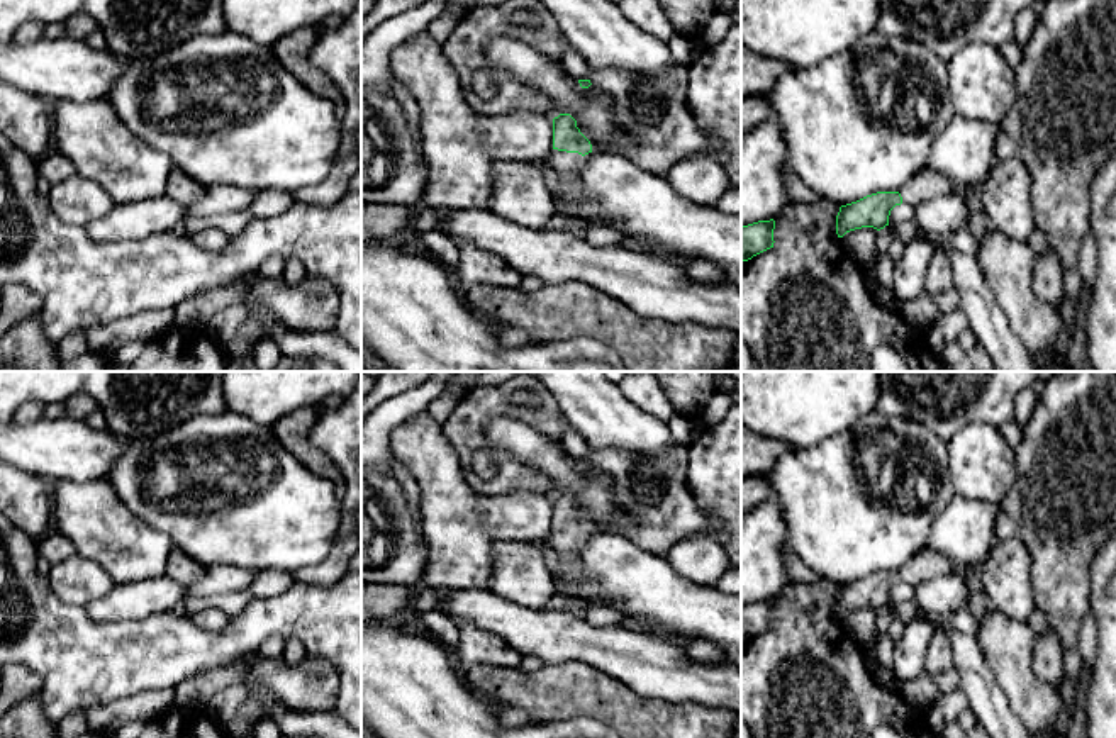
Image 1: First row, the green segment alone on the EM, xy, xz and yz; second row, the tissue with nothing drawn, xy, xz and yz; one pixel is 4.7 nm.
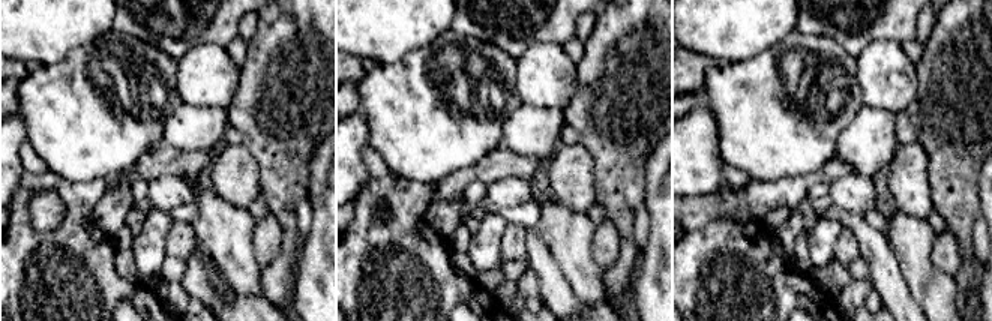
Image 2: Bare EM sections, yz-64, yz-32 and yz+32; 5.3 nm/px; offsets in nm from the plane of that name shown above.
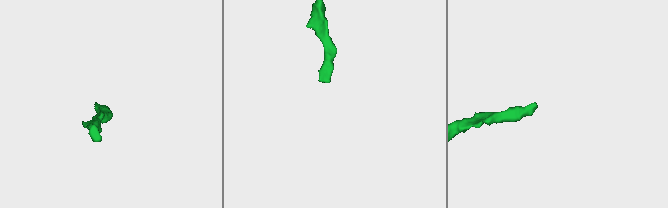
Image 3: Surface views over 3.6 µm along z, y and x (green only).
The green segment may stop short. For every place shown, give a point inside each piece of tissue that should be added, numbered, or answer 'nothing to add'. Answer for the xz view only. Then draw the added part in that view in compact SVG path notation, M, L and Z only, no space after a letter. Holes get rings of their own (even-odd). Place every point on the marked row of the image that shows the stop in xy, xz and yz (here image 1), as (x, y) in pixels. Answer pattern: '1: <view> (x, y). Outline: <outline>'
1: xz (567, 167). Outline: M551 149L546 161L563 183L580 180L582 176L582 154L578 153Z

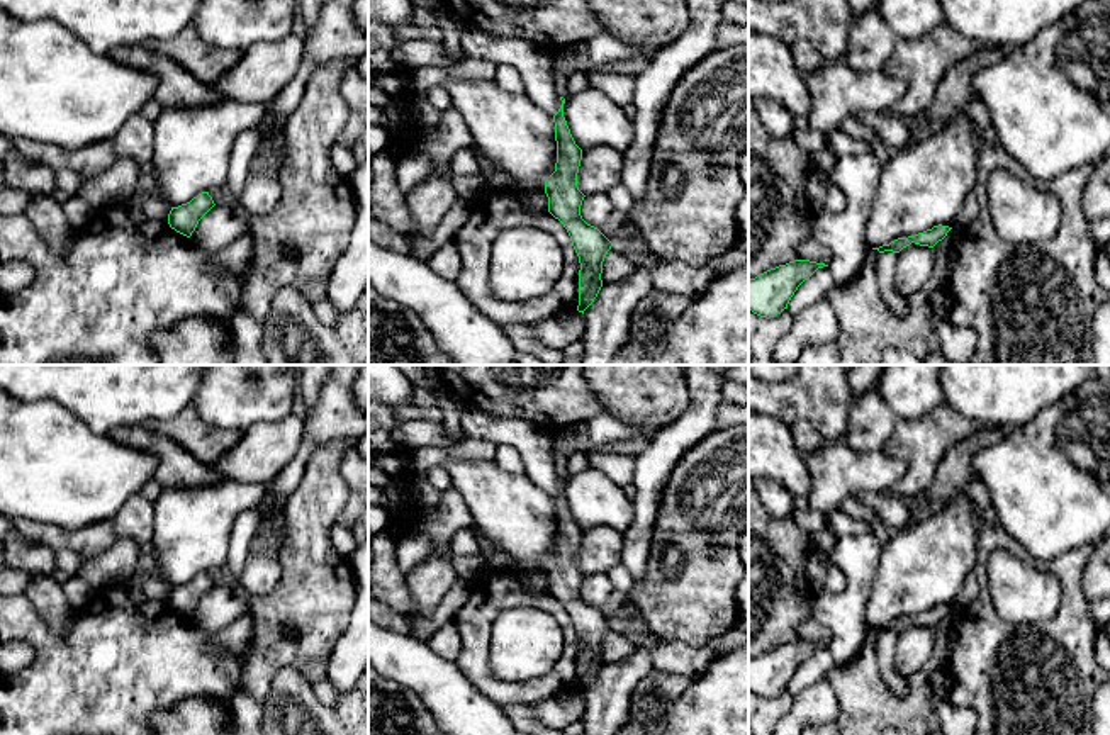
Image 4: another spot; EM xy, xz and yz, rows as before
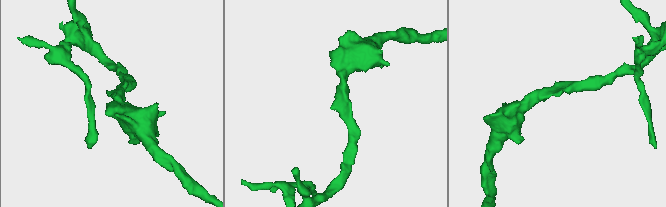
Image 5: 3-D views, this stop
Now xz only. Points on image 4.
nothing to add

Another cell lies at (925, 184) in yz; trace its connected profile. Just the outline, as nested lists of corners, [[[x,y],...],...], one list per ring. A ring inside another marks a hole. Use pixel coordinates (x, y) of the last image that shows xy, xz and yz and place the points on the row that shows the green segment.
[[[957,115],[925,139],[884,153],[866,250],[915,236],[933,226],[954,227],[966,197],[974,192],[979,126]]]

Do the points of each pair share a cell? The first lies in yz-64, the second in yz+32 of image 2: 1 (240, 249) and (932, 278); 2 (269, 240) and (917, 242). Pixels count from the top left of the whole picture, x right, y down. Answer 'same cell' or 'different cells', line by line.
1: same cell
2: different cells

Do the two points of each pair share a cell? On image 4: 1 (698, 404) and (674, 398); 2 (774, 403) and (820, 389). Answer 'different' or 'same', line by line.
1: different
2: same

